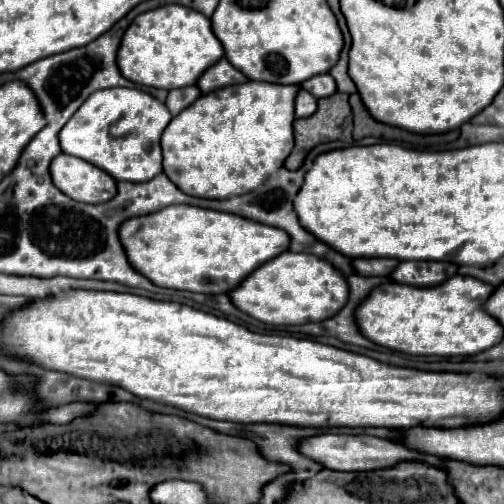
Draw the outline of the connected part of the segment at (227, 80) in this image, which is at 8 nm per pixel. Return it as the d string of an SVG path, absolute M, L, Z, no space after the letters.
M224 58L224 60L216 62L212 68L208 68L208 72L204 72L204 76L200 76L198 88L202 94L208 94L216 88L224 88L224 86L232 86L232 84L244 84L246 80L248 78Z

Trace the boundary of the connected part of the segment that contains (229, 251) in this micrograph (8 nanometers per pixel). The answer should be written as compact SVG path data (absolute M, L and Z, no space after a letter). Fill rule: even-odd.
M184 204L128 220L120 226L120 240L132 266L156 286L202 294L228 294L260 264L290 250L290 236L280 228Z

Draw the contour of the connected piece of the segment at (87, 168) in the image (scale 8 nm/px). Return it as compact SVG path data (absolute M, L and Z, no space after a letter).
M70 154L56 156L50 164L50 174L56 188L76 202L104 204L118 192L116 180L112 176Z

